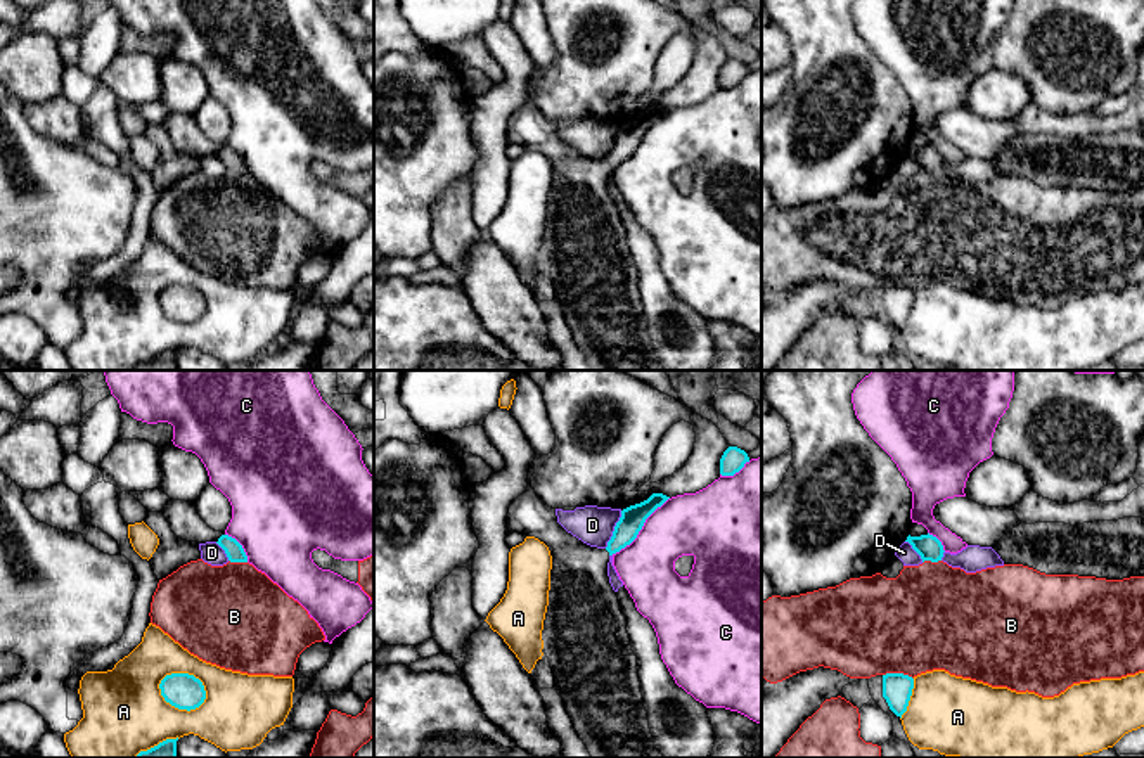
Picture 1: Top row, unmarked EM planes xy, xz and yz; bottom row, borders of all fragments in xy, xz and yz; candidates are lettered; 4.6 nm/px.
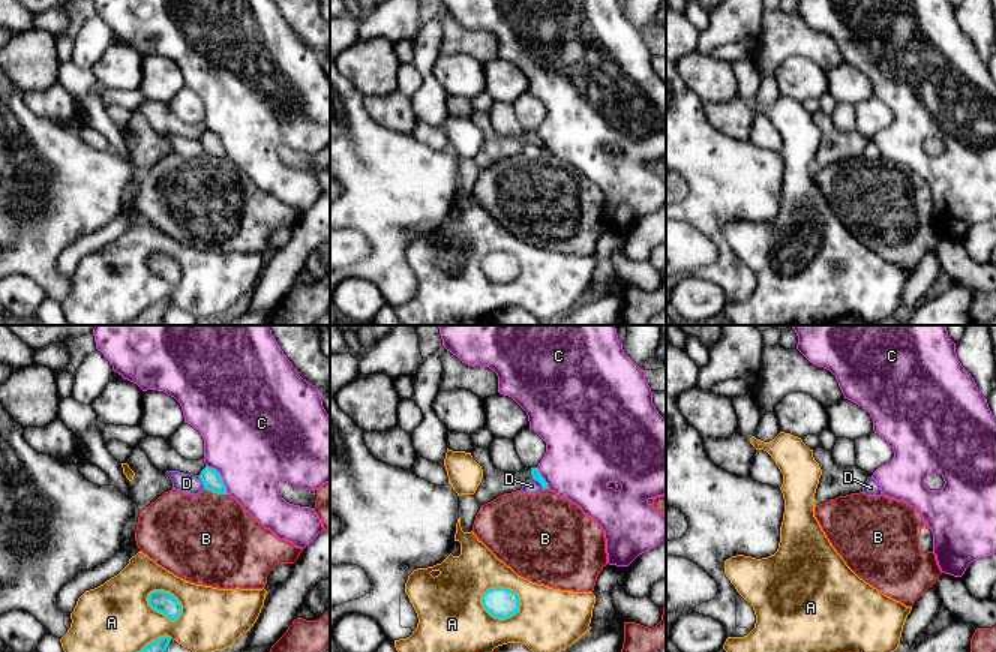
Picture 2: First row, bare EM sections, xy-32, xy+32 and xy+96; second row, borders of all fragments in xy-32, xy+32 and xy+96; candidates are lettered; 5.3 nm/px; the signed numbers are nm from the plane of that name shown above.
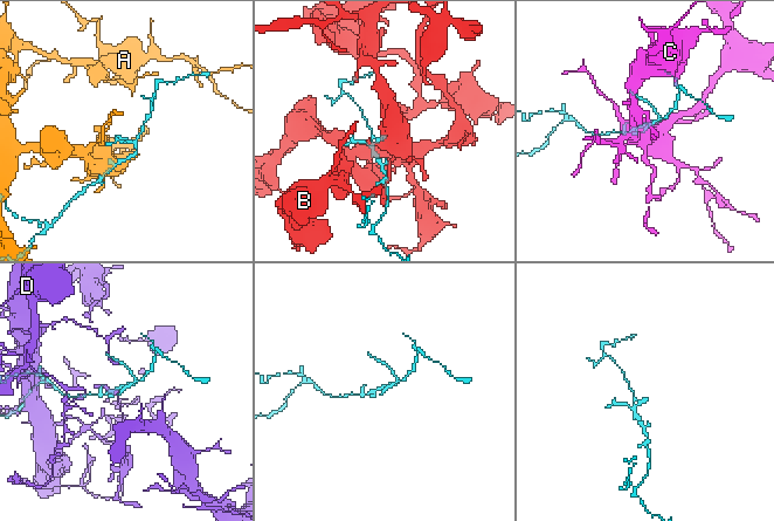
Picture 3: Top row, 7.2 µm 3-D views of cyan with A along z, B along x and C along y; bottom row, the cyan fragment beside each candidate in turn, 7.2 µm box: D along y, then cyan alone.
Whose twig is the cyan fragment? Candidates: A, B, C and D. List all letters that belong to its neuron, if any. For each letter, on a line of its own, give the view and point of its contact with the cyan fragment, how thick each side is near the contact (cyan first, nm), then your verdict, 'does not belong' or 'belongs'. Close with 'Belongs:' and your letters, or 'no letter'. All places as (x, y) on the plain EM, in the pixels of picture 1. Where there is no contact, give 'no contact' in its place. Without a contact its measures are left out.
A: contact xy (187, 286); calibres 170 and 260 nm; does not belong
B: contact yz (899, 286); calibres 140 and 460 nm; does not belong
C: contact xz (641, 141); calibres 120 and 280 nm; does not belong
D: contact xz (615, 142); calibres 120 and 180 nm; does not belong
Belongs: no letter

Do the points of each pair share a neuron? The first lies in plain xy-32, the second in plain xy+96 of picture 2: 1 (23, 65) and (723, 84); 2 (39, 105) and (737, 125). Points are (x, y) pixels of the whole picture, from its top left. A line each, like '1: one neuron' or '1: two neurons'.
1: one neuron
2: one neuron

